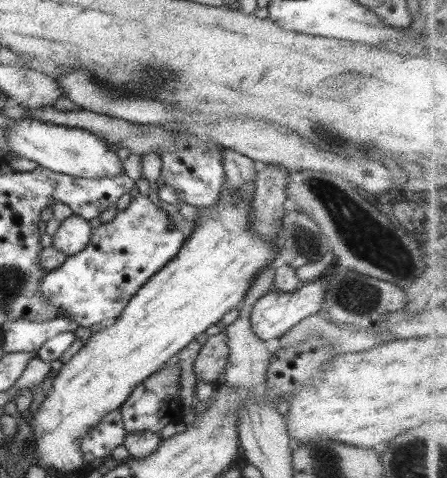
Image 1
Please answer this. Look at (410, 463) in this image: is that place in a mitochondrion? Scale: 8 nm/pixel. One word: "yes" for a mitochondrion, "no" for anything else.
yes

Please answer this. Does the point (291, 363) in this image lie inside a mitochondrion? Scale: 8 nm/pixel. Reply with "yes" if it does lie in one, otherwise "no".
no

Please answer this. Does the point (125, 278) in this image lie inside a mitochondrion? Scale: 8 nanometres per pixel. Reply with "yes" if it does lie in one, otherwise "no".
no

